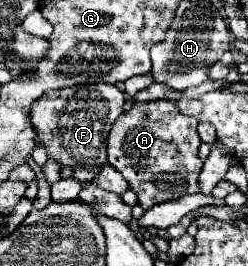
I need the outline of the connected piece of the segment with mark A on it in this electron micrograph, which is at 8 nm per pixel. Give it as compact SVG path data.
M174 100L134 104L112 124L108 136L108 162L128 180L128 186L136 192L138 204L144 210L158 202L198 192L198 174L202 170L198 148L202 140L196 128L198 120L182 116Z

